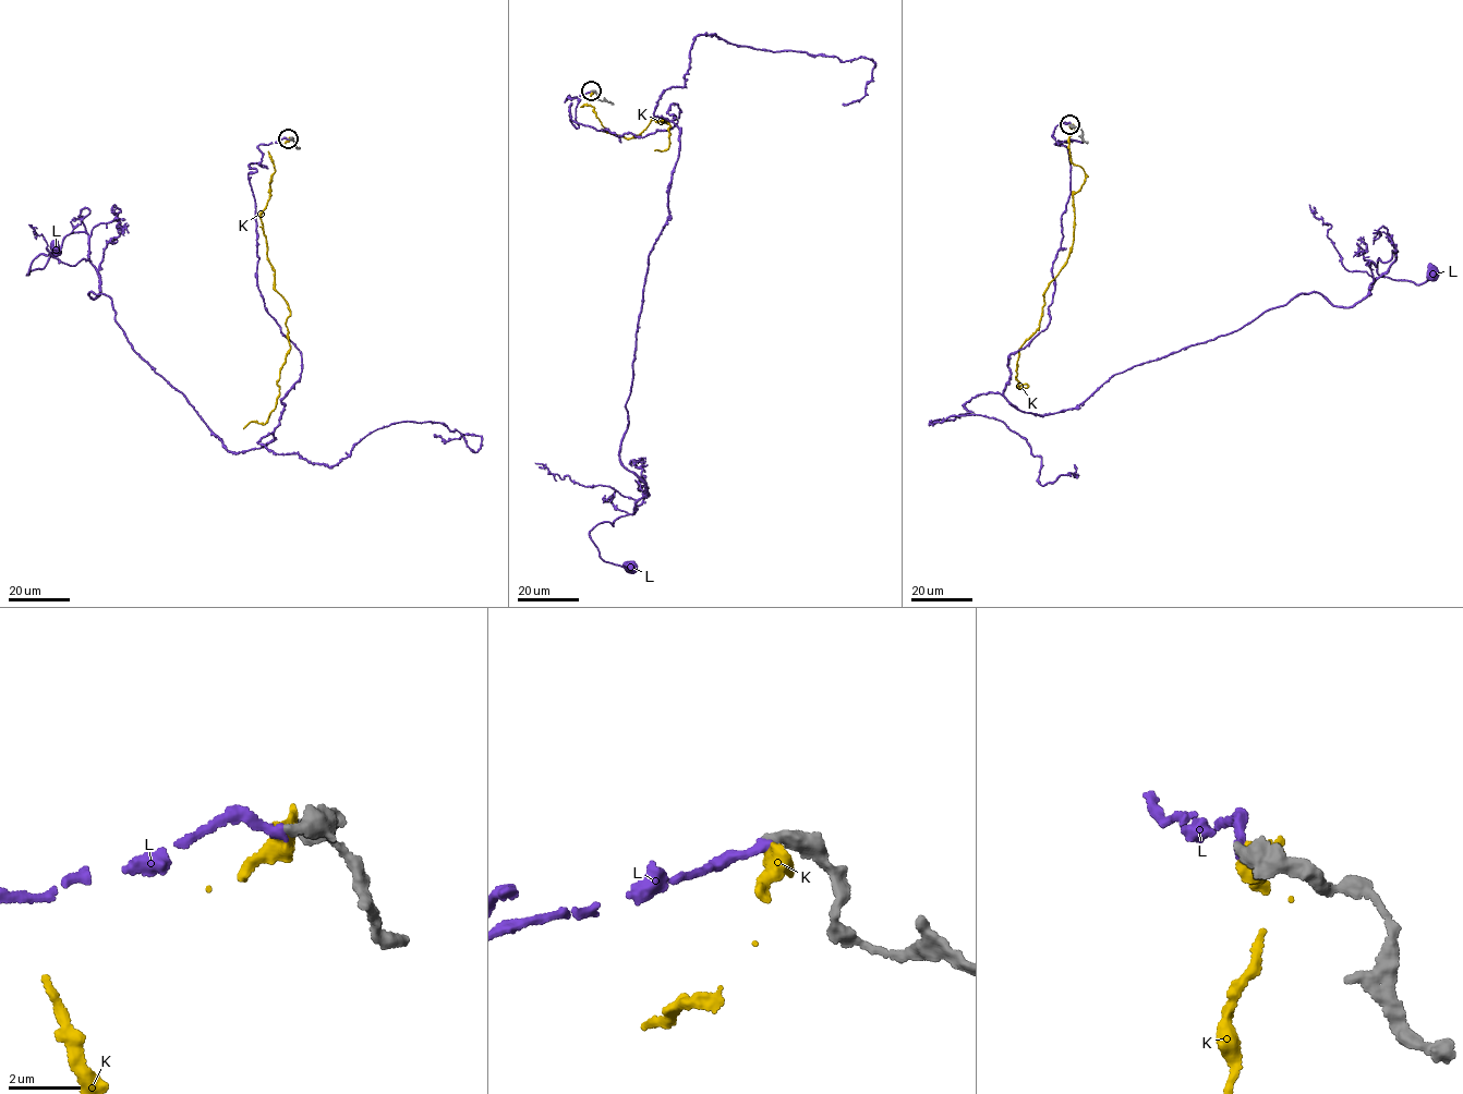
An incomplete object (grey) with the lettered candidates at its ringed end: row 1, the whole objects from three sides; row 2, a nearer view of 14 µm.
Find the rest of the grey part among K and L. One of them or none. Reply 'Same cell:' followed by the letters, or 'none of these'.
Same cell: L

